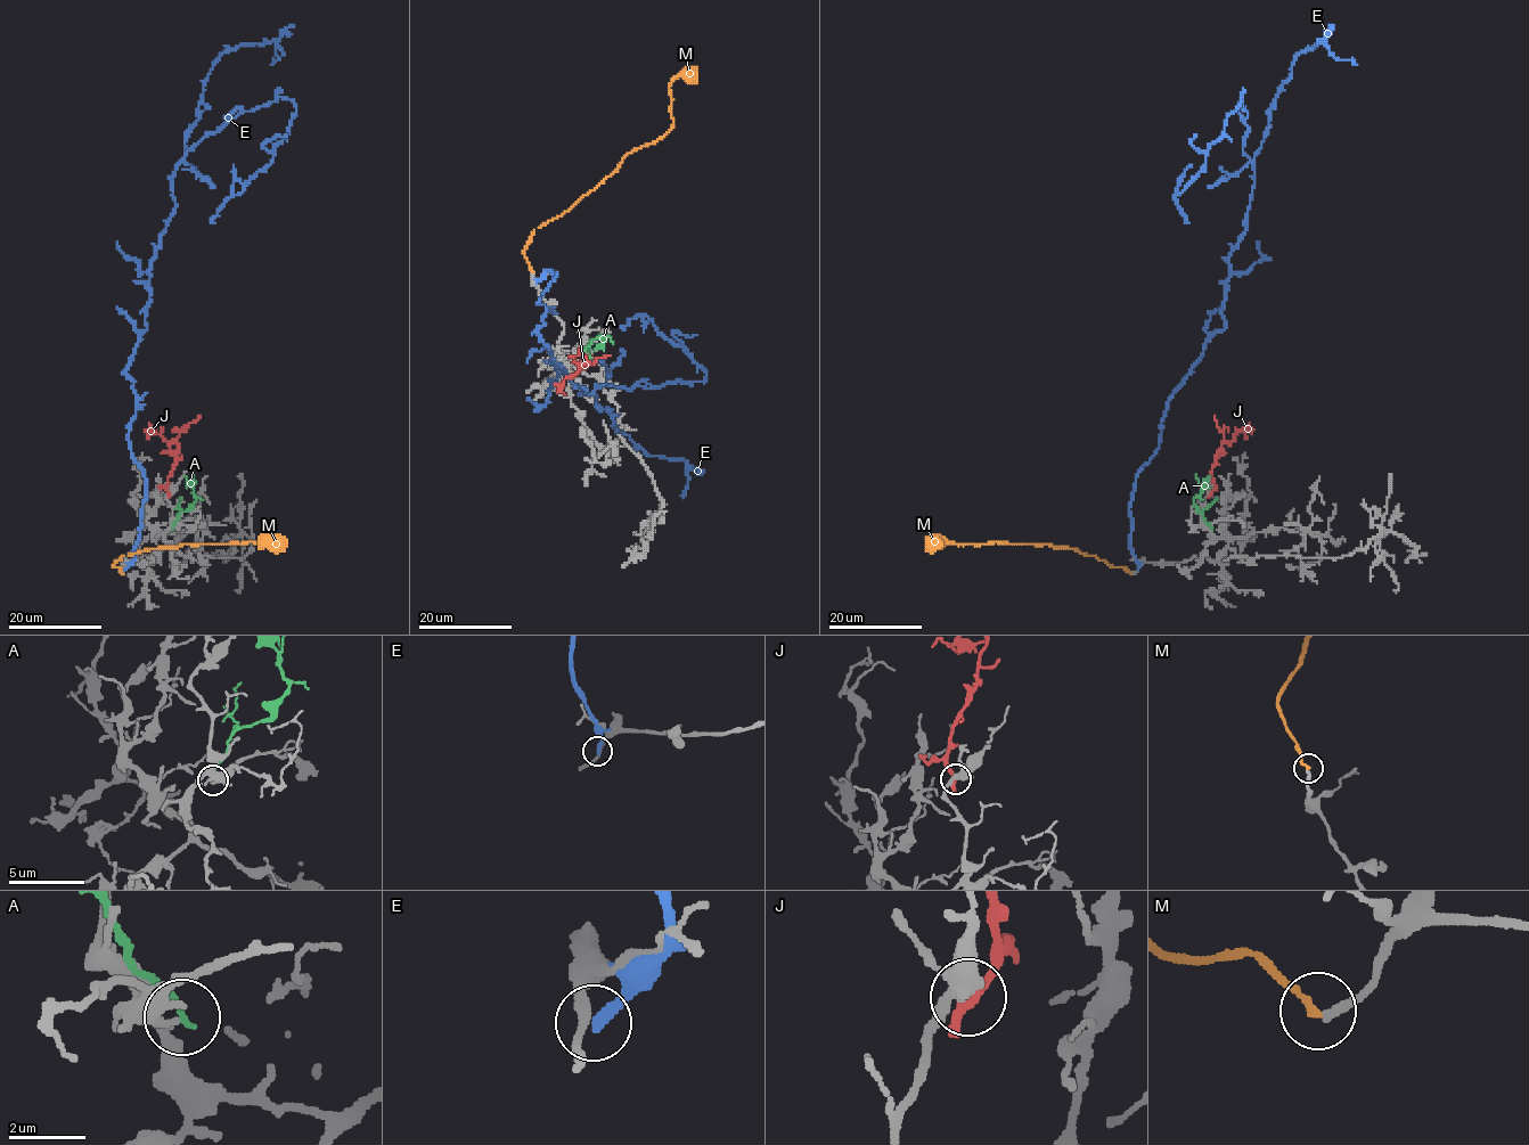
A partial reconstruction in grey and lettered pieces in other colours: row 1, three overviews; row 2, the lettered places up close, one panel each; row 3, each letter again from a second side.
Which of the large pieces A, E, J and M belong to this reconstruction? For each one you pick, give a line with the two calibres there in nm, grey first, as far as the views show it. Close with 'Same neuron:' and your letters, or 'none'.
M: calibres 200 and 190 nm
Same neuron: M

